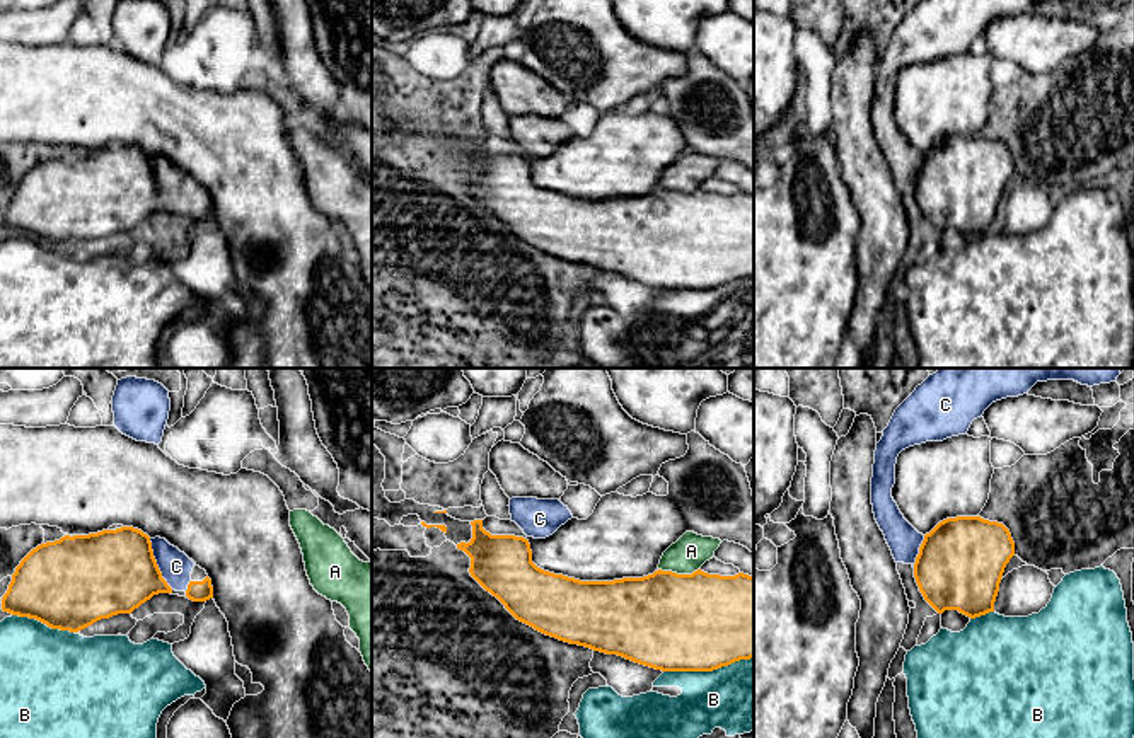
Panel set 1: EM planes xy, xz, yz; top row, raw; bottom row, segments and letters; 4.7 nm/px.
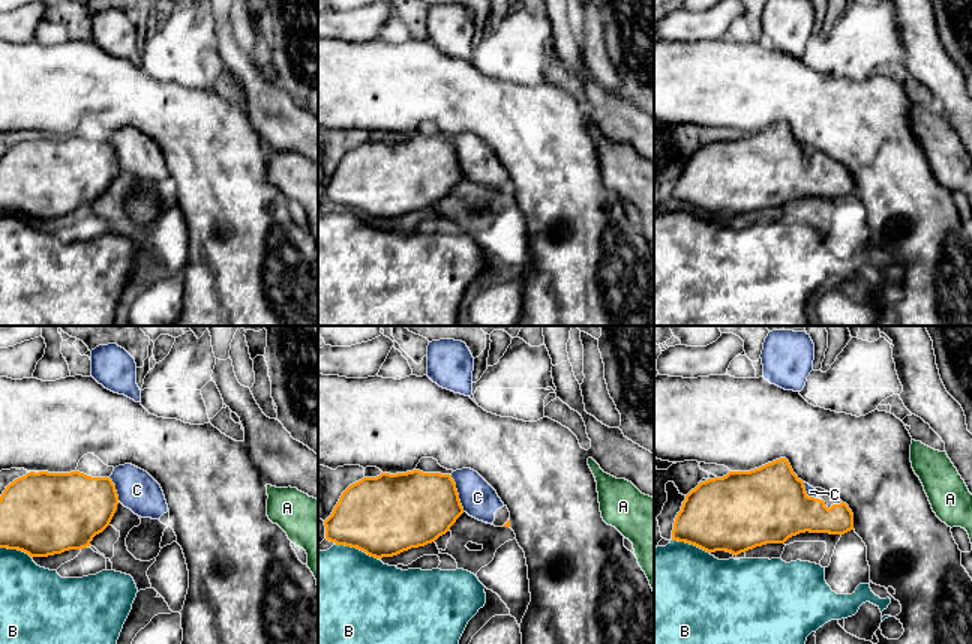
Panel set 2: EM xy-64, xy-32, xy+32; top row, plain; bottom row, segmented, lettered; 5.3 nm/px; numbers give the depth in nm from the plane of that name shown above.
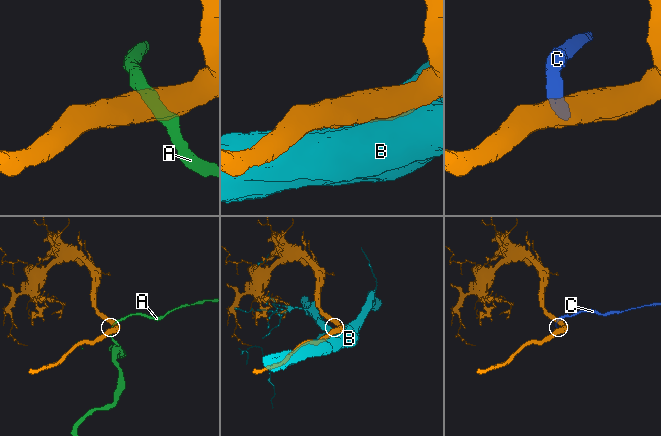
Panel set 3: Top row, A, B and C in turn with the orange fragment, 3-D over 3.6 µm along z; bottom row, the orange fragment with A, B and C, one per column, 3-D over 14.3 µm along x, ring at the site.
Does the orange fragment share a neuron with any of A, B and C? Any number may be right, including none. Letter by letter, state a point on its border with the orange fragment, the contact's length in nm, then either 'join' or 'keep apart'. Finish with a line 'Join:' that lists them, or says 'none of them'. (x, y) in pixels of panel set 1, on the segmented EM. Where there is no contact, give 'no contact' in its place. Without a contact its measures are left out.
A: meets orange in xz at (679, 575); contact 190 nm long; keep apart
B: meets orange in xz at (708, 670); contact 440 nm long; keep apart
C: meets orange in xy at (156, 565); contact 260 nm long; join
Join: C

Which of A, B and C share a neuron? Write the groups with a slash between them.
A / B / C

